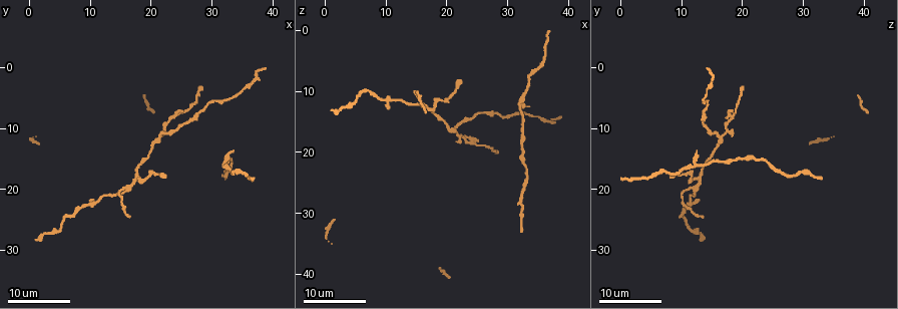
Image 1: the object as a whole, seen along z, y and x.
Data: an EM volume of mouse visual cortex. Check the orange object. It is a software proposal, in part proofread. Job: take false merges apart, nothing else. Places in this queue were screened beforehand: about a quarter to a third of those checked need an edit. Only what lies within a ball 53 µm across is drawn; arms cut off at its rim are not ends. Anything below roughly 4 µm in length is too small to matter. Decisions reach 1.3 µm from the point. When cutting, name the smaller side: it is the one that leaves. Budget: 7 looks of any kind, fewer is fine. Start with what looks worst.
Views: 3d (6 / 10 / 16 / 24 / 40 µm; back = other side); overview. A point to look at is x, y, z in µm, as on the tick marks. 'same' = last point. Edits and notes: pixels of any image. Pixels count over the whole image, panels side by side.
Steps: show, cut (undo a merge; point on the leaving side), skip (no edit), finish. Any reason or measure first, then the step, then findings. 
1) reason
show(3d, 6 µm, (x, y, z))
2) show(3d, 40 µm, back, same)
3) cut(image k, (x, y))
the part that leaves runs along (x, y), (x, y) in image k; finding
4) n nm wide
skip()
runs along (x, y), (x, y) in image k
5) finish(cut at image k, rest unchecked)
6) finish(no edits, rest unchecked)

three arms meet
show(3d, 16 µm, (10.0, 22.0, 12.0))

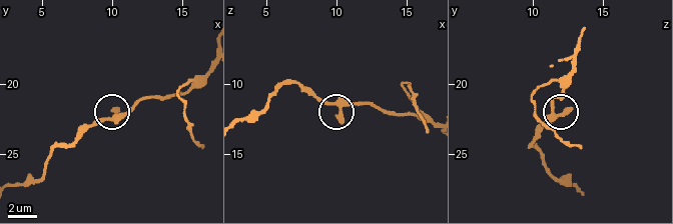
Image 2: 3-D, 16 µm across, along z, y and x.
show(3d, 6 µm, (10.2, 22.4, 11.6))

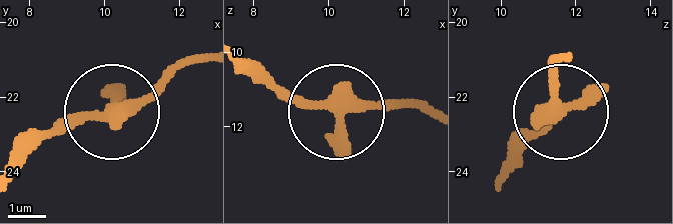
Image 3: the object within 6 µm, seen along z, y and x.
skip()
runs along (424, 112), (308, 108), (254, 80) in image 3; continuous, no second neuron

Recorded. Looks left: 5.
three arms meet
show(3d, 24 µm, (18.0, 18.0, 13.0))

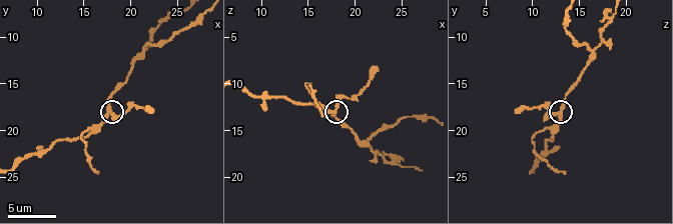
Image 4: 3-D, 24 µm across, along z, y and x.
show(3d, 10 µm, (17.8, 18.0, 13.0))

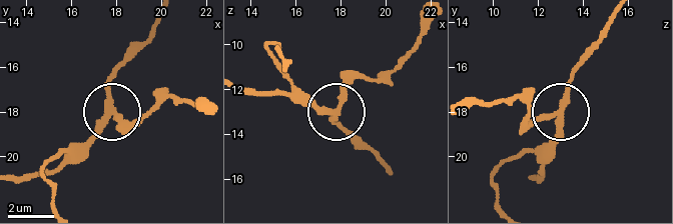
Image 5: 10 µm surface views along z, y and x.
show(3d, 10 µm, back, (17.8, 18.1, 12.9))

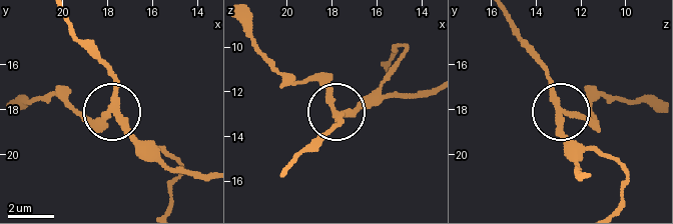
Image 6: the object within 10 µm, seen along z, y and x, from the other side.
skip()
runs along (507, 19), (547, 76), (557, 105), (591, 112) in image 6; one neuron here

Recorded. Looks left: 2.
arms part here
show(3d, 10 µm, (21.2, 11.8, 16.4))

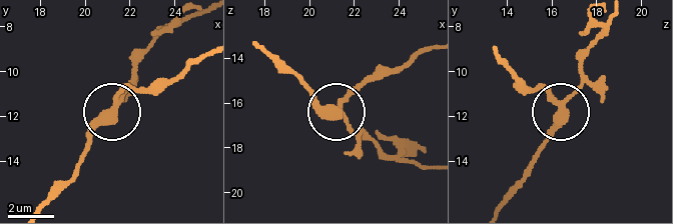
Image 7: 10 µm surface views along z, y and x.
300 nm wide
skip()
runs along (204, 53), (170, 78), (130, 87), (113, 110), (134, 76) in image 7; continuous, no second neuron

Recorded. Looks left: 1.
finish(no edits, rest unchecked)

